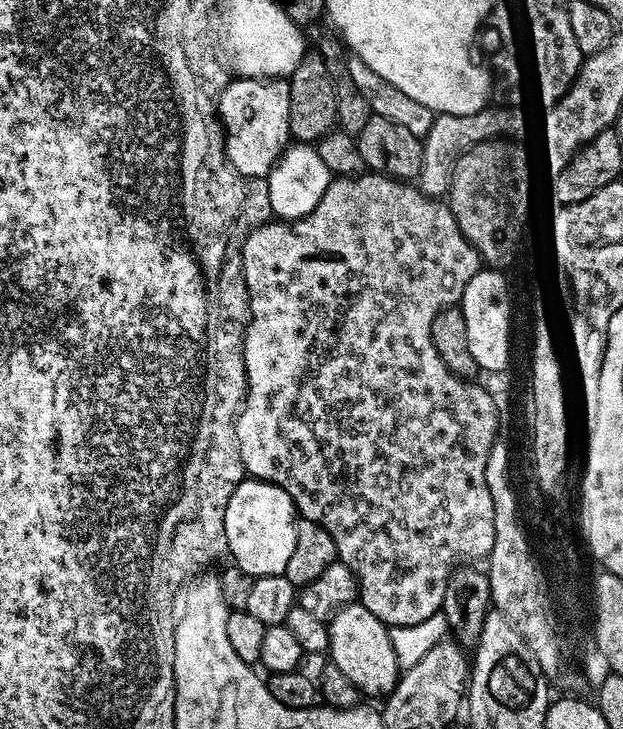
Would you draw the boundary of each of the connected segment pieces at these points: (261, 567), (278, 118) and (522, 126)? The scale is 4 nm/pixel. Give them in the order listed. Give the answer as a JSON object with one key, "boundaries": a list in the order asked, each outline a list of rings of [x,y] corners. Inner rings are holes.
{"boundaries":[[[[245,478],[234,494],[230,494],[230,502],[226,502],[224,537],[228,543],[227,555],[233,556],[234,564],[253,578],[282,576],[294,550],[297,519],[296,506],[286,490],[264,480]]],[[[229,79],[216,103],[220,123],[224,126],[224,152],[239,176],[267,177],[290,140],[290,90],[287,79]],[[264,115],[268,115],[268,120]]],[[[501,104],[495,106],[496,108],[492,107],[486,106],[474,114],[446,115],[439,113],[433,117],[432,124],[421,141],[423,164],[420,166],[416,178],[416,187],[424,196],[438,198],[447,191],[453,161],[465,149],[491,139],[525,139],[524,136],[528,132],[528,116],[523,107]]]]}

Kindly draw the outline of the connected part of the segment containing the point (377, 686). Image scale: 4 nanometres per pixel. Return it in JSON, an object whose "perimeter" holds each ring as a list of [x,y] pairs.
{"perimeter":[[[359,602],[345,604],[331,613],[327,621],[329,642],[327,655],[332,657],[334,666],[354,682],[354,686],[365,697],[387,697],[395,689],[402,669],[395,660],[394,647],[390,642],[389,627],[382,623],[366,606]]]}

